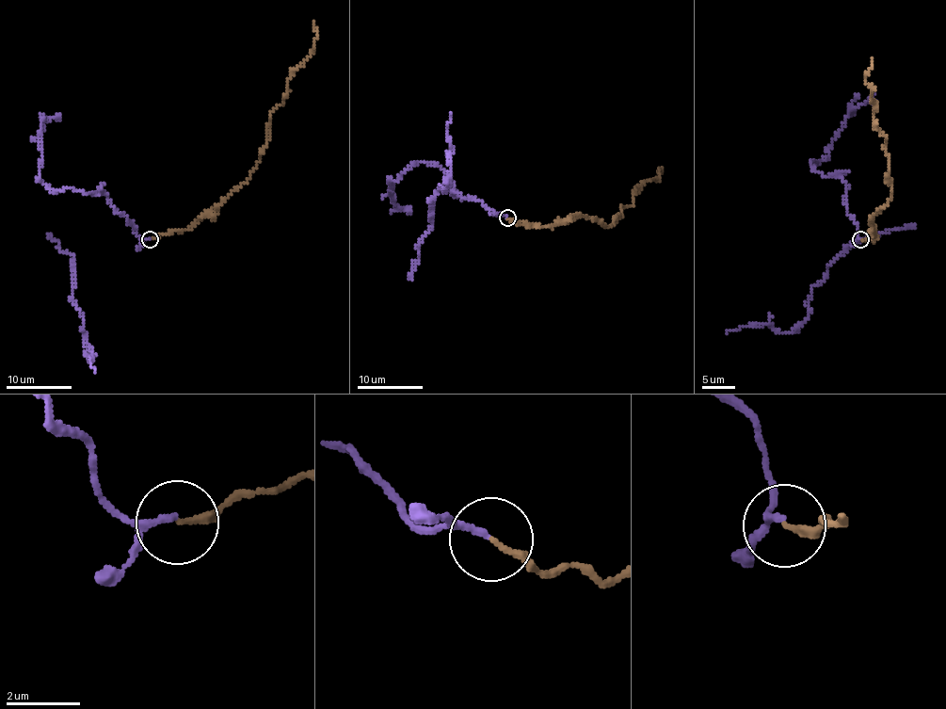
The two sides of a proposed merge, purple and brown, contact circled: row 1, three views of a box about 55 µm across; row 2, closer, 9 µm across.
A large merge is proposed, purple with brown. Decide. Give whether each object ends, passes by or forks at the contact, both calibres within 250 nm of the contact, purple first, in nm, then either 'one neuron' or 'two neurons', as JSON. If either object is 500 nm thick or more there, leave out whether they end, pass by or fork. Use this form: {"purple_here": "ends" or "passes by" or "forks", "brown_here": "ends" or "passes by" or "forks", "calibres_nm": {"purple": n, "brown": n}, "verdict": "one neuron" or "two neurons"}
{"purple_here": "ends", "brown_here": "ends", "calibres_nm": {"purple": 170, "brown": 170}, "verdict": "one neuron"}

